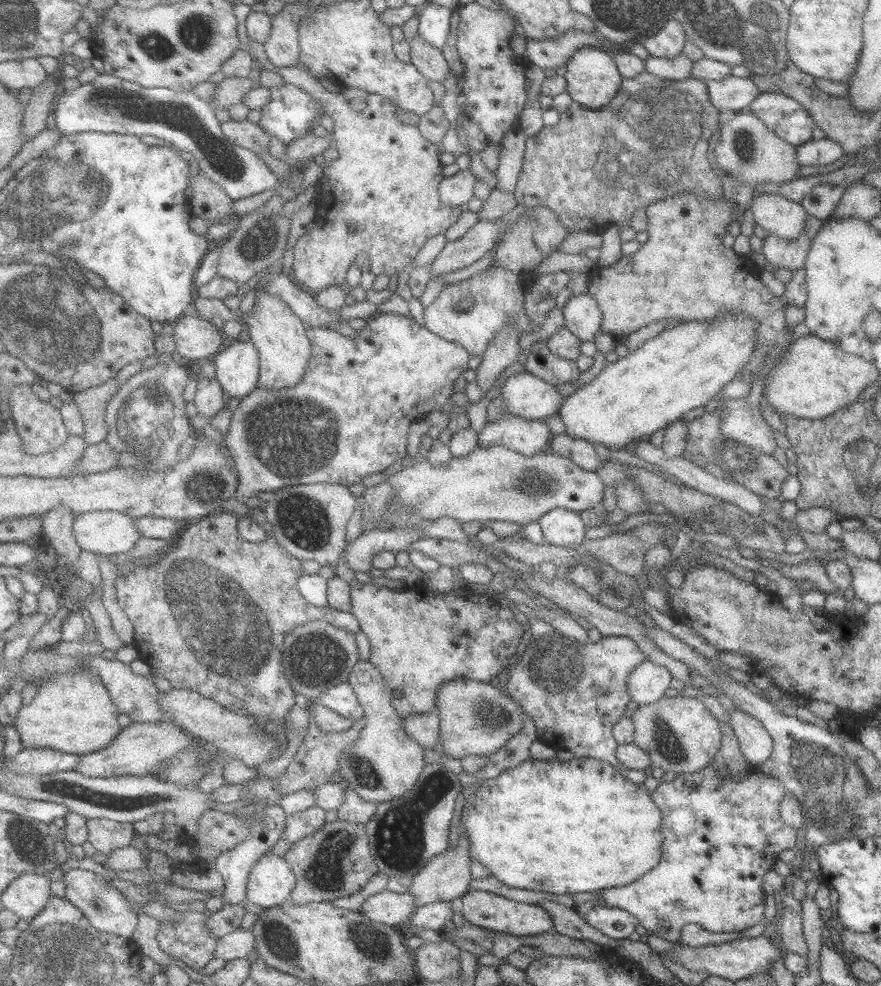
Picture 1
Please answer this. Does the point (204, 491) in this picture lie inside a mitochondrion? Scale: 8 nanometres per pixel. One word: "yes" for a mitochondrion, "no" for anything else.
yes

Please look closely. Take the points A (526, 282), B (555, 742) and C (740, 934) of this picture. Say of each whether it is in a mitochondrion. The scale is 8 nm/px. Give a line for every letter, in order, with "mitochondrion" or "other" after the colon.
A: other
B: other
C: other

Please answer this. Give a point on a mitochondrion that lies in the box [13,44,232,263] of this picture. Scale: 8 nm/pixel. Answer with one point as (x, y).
(96, 190)

